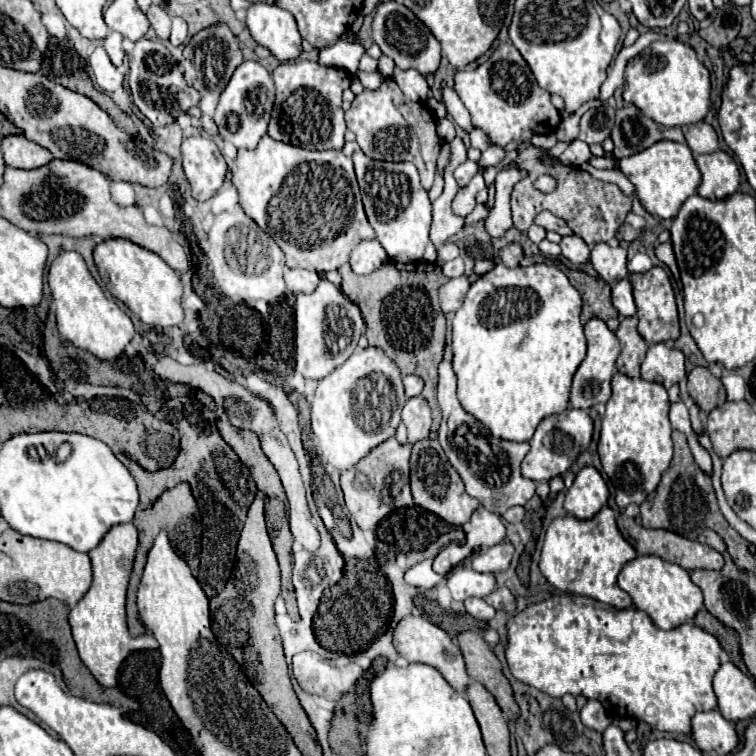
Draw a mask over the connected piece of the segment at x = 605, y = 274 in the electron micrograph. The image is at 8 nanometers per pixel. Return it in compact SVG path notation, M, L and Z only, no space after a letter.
M600 242L594 246L594 250L590 254L590 262L592 262L594 270L598 272L598 276L604 282L608 282L610 286L622 278L628 278L626 250L622 246Z

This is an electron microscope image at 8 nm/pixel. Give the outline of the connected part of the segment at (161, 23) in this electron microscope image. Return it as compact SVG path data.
M152 4L152 6L148 8L146 16L148 16L148 20L150 20L150 26L156 30L158 38L166 40L166 38L170 36L170 14L168 14L162 6Z

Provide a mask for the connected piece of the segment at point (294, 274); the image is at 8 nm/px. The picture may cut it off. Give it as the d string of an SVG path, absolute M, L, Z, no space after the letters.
M288 268L284 272L284 280L286 280L288 290L298 294L298 292L312 292L318 286L320 276L316 272L302 270L302 268Z

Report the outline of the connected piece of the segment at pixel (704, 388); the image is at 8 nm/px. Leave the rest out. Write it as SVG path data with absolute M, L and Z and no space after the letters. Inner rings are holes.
M696 366L688 374L688 392L702 412L710 412L726 402L726 388L708 368Z

